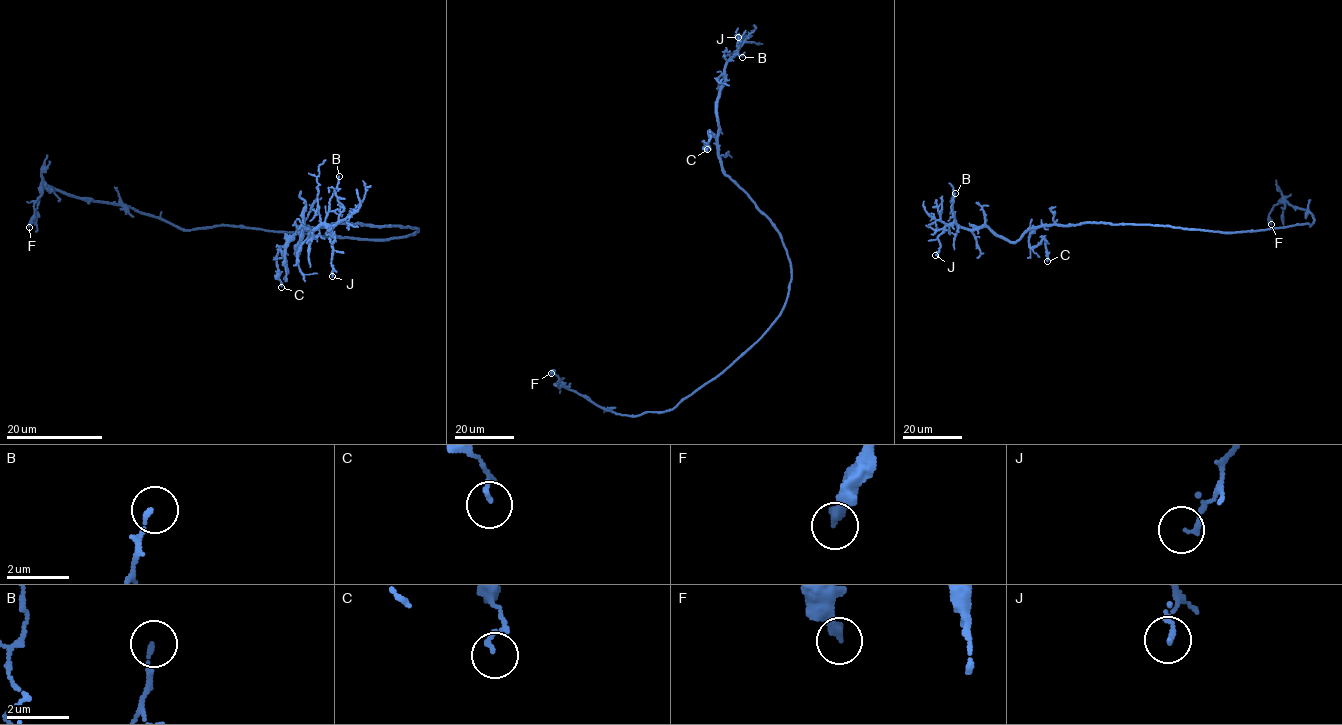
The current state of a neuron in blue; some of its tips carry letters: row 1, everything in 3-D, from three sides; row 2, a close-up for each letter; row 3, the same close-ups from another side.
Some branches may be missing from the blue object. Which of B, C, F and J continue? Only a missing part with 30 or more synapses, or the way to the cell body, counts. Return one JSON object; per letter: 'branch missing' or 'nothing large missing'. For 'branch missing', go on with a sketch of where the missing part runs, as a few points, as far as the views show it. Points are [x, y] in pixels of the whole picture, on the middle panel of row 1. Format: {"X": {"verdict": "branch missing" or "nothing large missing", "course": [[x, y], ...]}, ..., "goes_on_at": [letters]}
{"B": {"verdict": "nothing large missing"}, "C": {"verdict": "nothing large missing"}, "F": {"verdict": "nothing large missing"}, "J": {"verdict": "nothing large missing"}, "goes_on_at": []}

